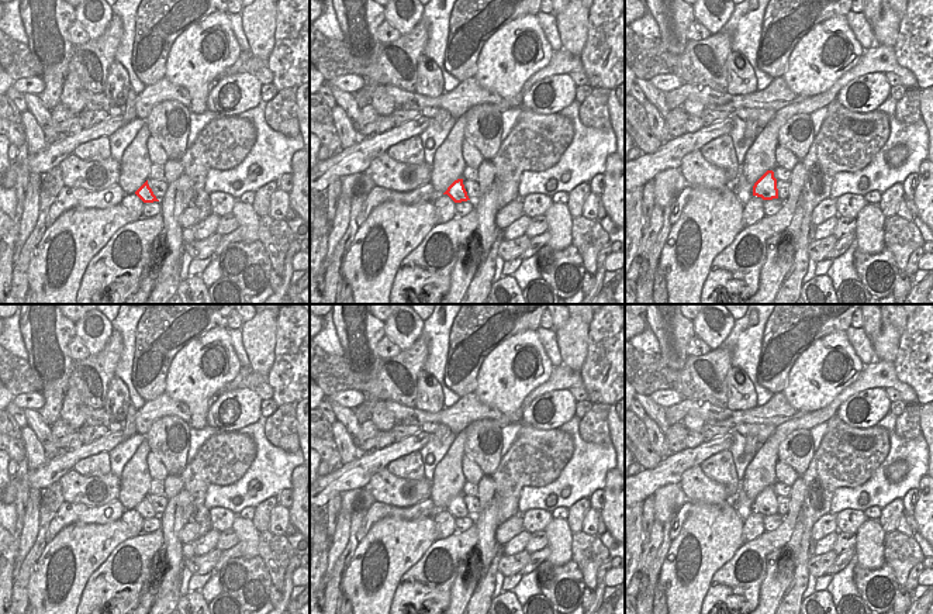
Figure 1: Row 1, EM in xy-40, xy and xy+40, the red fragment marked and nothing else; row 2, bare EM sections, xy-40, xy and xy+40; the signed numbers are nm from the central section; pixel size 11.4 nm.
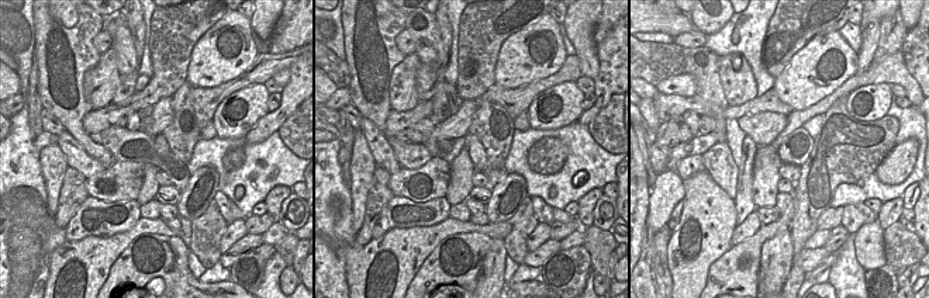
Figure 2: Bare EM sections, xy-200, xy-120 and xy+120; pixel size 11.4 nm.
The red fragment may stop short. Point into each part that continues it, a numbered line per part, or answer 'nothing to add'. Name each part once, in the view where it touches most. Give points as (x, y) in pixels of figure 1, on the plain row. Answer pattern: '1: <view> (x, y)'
nothing to add

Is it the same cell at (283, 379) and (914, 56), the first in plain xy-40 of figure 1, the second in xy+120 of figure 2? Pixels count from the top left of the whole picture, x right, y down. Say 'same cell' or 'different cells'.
same cell

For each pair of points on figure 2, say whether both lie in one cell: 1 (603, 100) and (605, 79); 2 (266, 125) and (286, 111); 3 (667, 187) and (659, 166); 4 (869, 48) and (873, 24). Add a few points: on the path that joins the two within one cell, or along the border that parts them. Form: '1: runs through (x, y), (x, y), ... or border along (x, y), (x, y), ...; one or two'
1: runs through (603, 94), (605, 85); one
2: runs through (270, 122), (282, 114); one
3: border along (666, 169), (658, 175); two
4: runs through (869, 42), (870, 30); one

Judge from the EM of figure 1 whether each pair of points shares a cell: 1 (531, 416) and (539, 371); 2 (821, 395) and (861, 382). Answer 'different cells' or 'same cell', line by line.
1: different cells
2: different cells

